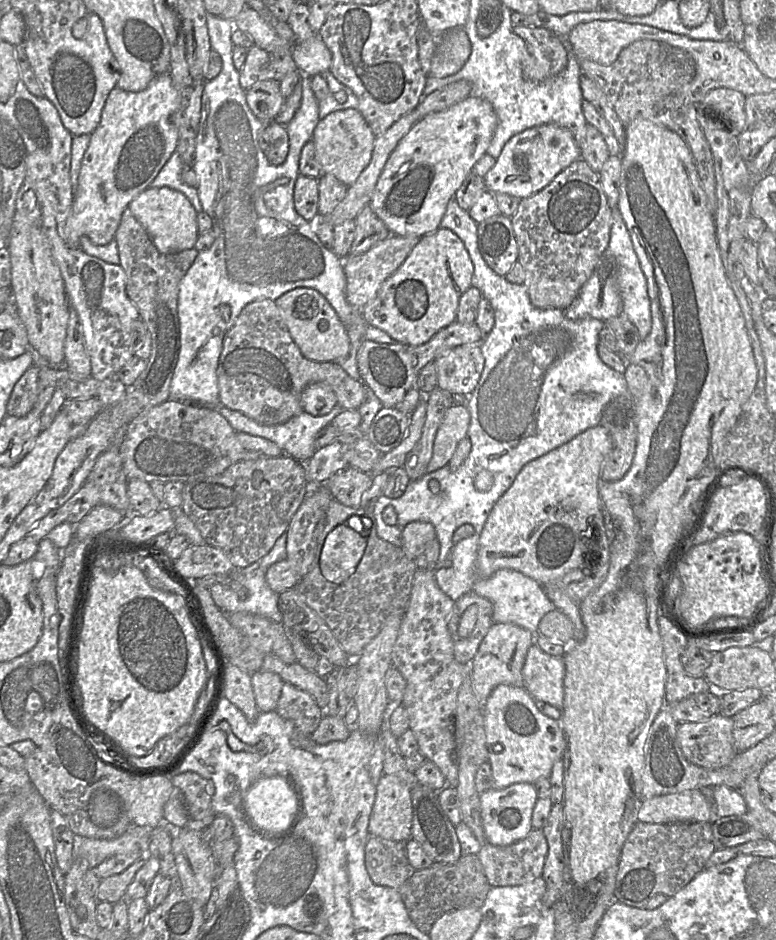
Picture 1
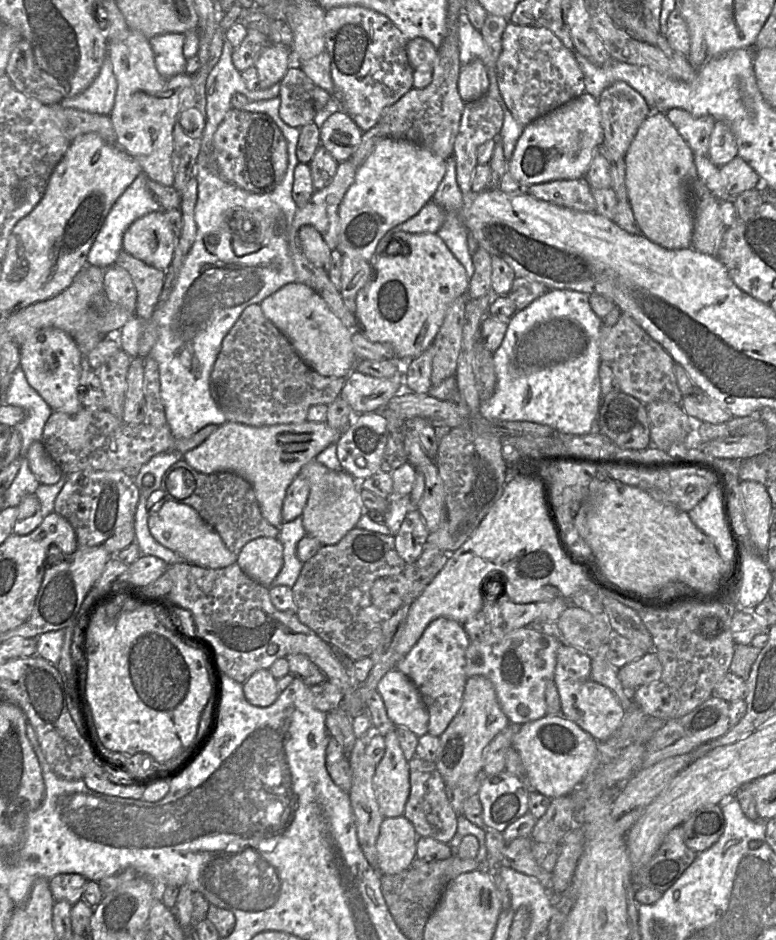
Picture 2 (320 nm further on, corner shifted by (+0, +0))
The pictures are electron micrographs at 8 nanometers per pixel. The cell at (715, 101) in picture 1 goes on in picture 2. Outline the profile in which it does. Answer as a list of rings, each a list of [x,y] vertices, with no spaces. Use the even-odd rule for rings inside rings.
[[[668,110],[666,118],[675,127],[693,154],[708,155],[710,135],[716,121],[711,117],[695,117],[685,110]]]

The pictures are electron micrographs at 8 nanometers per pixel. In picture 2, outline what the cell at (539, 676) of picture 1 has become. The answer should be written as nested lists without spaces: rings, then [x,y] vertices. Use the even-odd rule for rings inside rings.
[[[561,642],[556,653],[554,683],[561,702],[561,714],[577,724],[598,742],[607,741],[619,729],[624,709],[614,693],[599,682],[590,679],[591,658],[583,651]]]

